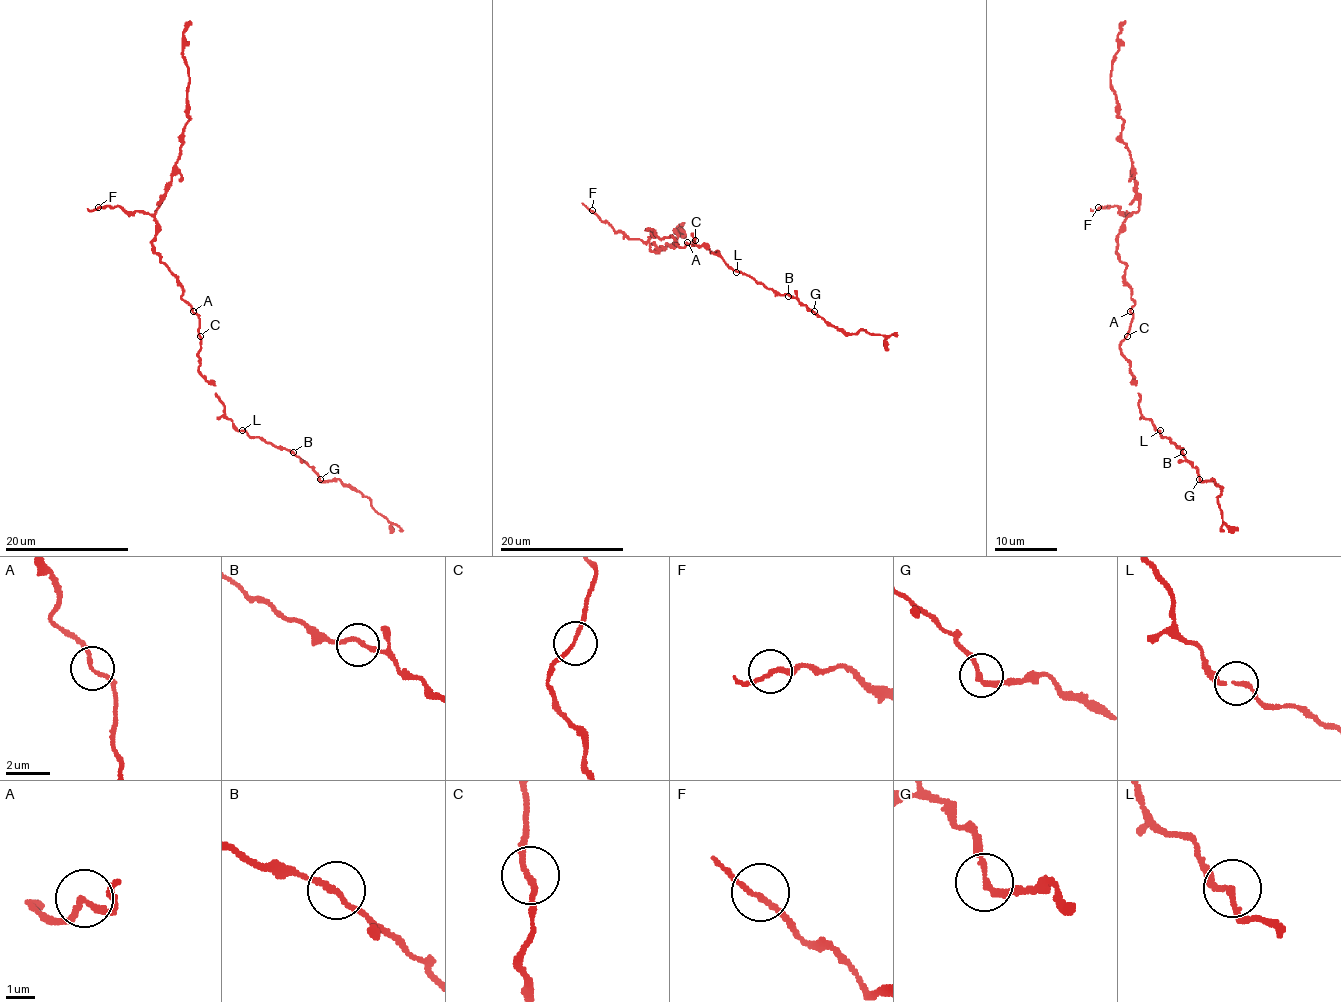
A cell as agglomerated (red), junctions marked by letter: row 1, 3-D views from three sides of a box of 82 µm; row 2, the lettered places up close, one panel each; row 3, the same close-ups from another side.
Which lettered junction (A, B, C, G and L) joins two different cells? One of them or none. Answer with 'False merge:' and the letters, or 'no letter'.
False merge: no letter

